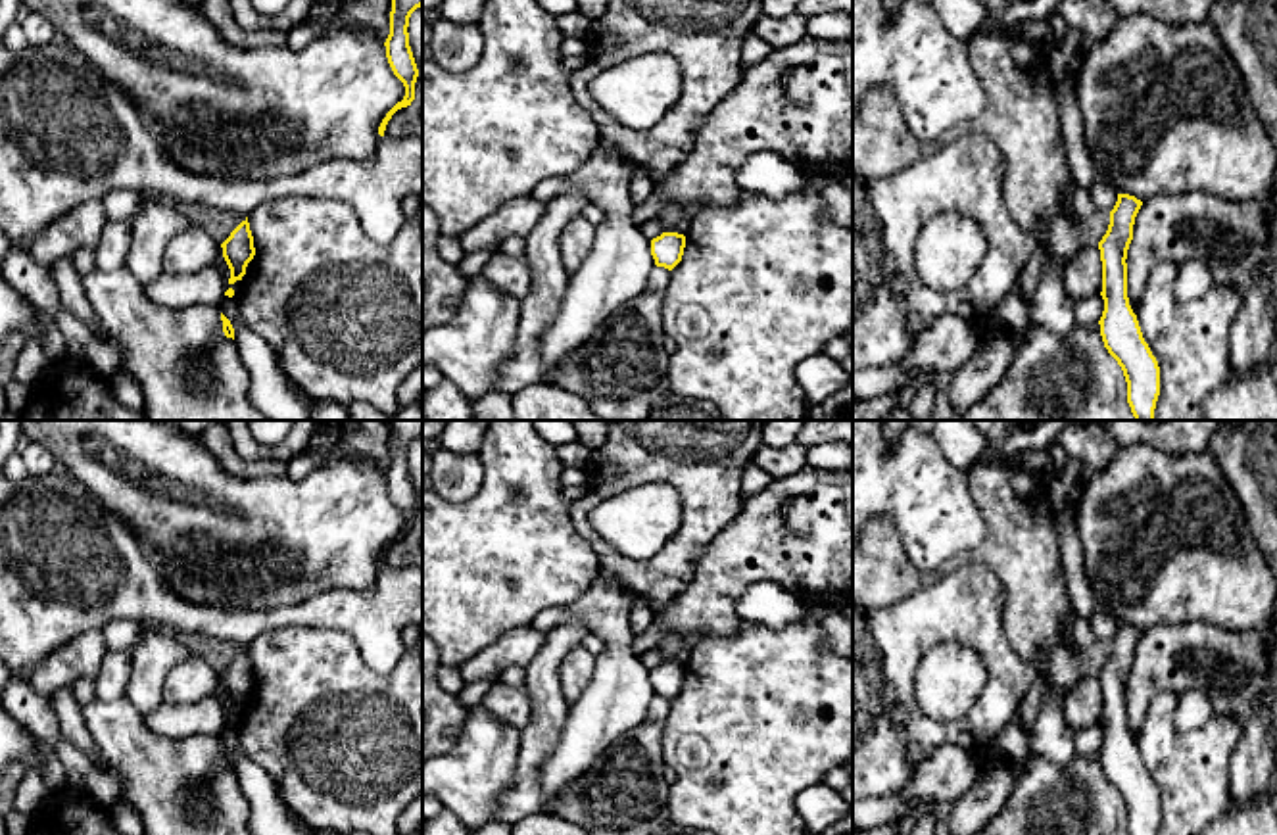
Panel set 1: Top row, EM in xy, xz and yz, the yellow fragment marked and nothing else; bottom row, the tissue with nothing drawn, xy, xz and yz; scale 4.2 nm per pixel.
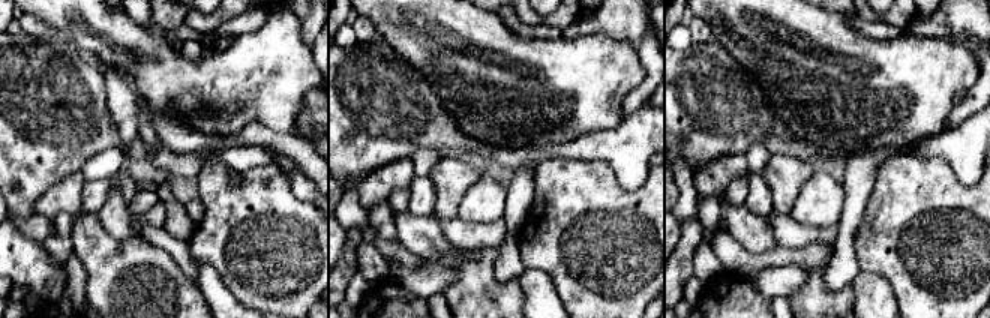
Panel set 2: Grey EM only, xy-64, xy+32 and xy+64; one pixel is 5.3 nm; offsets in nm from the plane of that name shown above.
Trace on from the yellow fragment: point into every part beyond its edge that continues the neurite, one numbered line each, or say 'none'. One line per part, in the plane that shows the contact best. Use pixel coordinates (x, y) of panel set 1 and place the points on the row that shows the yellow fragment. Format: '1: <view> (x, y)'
none

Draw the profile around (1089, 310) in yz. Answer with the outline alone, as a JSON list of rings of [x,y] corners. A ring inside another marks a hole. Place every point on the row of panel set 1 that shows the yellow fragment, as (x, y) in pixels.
[[[1102,296],[1083,298],[1075,301],[1073,311],[1079,326],[1091,326],[1100,321],[1104,311],[1104,299]]]

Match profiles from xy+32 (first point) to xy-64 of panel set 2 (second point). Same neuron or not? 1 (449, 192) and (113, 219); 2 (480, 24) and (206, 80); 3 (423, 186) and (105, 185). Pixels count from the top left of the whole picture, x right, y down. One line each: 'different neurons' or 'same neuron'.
1: same neuron
2: same neuron
3: same neuron

